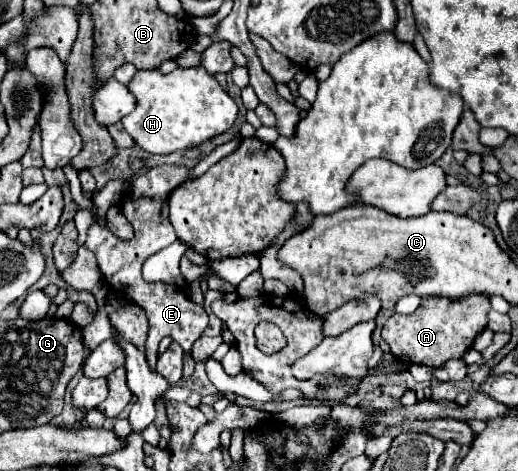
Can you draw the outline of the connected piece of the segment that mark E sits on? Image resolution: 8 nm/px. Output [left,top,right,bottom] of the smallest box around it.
[86,163,208,371]

